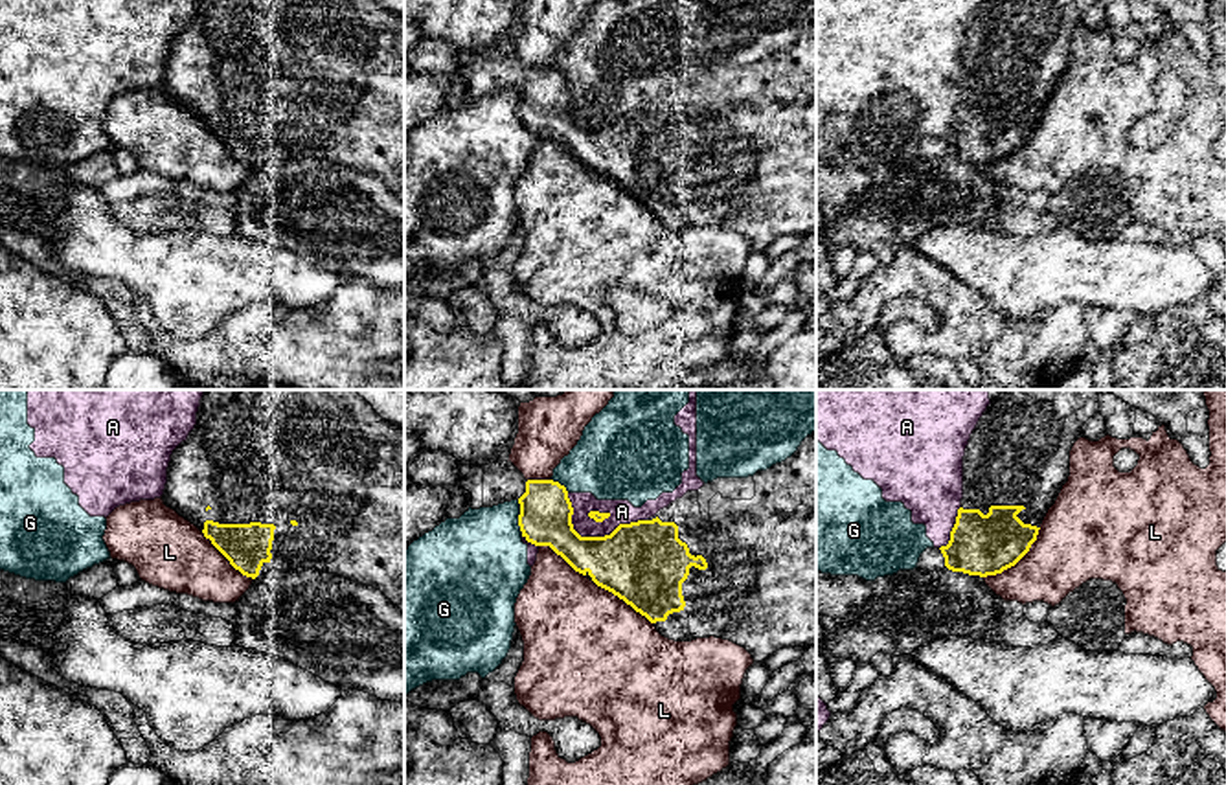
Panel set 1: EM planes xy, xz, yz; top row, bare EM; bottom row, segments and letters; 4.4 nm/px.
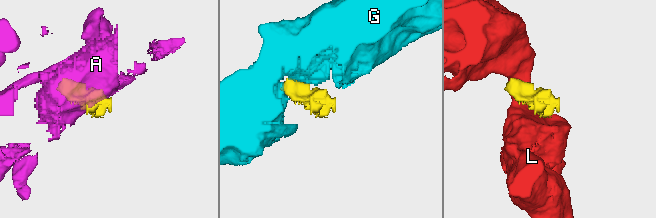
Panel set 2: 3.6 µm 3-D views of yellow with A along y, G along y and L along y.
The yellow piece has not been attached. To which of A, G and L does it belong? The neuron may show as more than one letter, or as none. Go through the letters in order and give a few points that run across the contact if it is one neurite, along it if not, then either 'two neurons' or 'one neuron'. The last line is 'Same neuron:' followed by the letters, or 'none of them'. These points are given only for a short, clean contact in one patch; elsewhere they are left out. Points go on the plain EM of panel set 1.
A: two neurons
G: two neurons
L: two neurons
Same neuron: none of them

